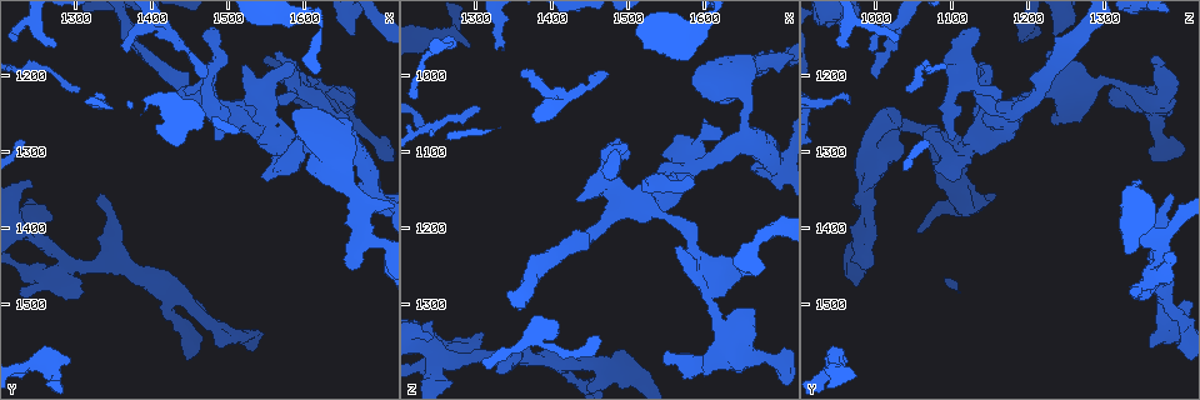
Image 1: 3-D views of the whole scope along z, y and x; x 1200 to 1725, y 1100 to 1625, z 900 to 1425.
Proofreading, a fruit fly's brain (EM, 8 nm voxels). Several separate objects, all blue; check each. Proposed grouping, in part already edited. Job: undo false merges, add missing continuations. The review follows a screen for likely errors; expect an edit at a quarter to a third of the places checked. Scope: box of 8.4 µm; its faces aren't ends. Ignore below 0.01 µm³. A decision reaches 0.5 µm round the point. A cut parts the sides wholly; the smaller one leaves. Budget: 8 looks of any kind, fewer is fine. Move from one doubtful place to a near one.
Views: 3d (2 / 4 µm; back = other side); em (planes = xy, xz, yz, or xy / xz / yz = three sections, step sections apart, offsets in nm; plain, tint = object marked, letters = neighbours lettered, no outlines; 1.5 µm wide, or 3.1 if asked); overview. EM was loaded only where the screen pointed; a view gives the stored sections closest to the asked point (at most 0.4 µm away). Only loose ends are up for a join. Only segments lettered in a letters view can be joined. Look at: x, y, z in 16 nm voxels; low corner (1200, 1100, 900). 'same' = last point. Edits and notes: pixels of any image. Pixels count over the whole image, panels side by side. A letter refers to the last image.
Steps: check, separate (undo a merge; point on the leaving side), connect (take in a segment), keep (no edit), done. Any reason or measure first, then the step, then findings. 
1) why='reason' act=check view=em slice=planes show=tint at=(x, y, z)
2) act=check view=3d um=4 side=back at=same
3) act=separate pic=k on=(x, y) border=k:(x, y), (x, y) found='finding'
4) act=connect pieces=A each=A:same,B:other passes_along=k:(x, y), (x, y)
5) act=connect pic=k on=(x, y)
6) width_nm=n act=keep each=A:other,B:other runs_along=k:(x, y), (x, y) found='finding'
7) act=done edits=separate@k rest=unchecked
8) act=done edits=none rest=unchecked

why='arms part here' act=check view=em slice=xz step=8 show=tint at=(1260, 1570, 945)

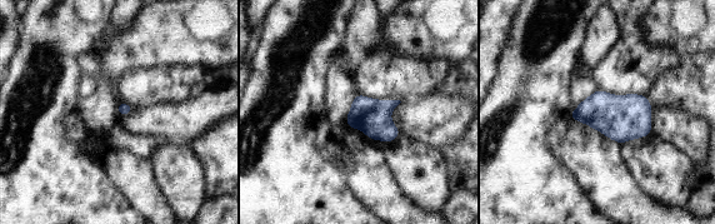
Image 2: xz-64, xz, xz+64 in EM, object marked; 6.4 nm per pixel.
why='another direction' act=check view=em slice=planes show=letters at=same

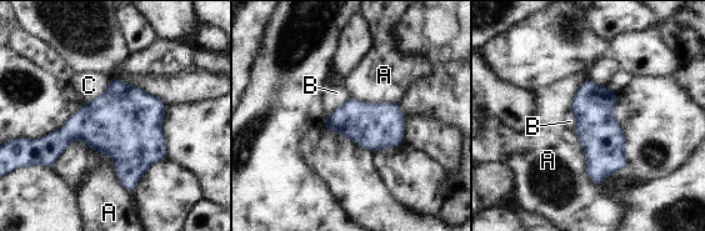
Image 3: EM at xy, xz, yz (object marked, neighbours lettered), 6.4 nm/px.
act=keep each=A:other,B:other,C:other border=3:(570, 111), (575, 119), (574, 129) found='all the same neuron'

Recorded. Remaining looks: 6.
why='thin end' act=check view=3d um=4 at=(1335, 1235, 960)

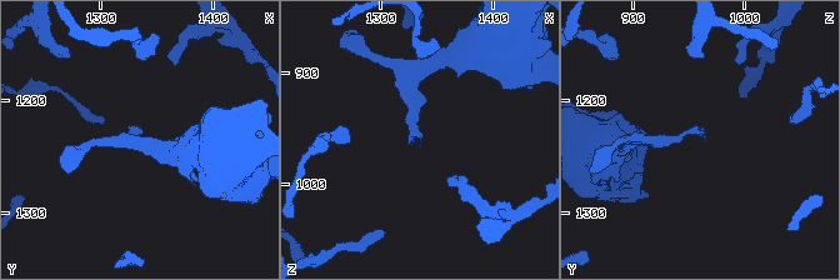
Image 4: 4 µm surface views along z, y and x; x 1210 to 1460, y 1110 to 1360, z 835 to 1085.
act=check view=em slice=yz step=4 show=tint at=(1336, 1238, 966)

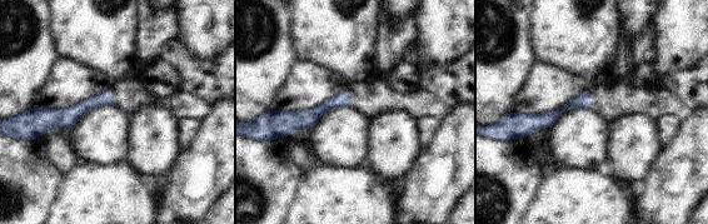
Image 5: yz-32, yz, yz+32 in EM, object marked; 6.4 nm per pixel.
act=check view=em slice=yz step=4 show=letters at=same

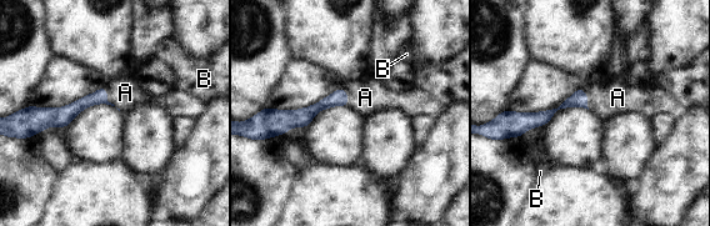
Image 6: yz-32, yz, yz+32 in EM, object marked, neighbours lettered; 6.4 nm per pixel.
act=connect pieces=A each=A:same,B:other passes_along=6:(100, 96), (106, 100), (125, 93) found='it goes on there'

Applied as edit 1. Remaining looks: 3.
why='an open end' act=check view=em slice=planes show=letters at=(1495, 1175, 1090)

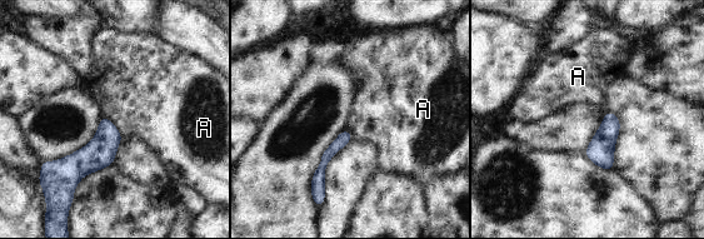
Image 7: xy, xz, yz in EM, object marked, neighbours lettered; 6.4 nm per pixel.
act=keep each=A:other runs_along=7:(346, 134), (326, 155), (315, 183) found='none of them fits'

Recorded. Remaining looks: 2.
act=done edits=connect@6 rest=unchecked

